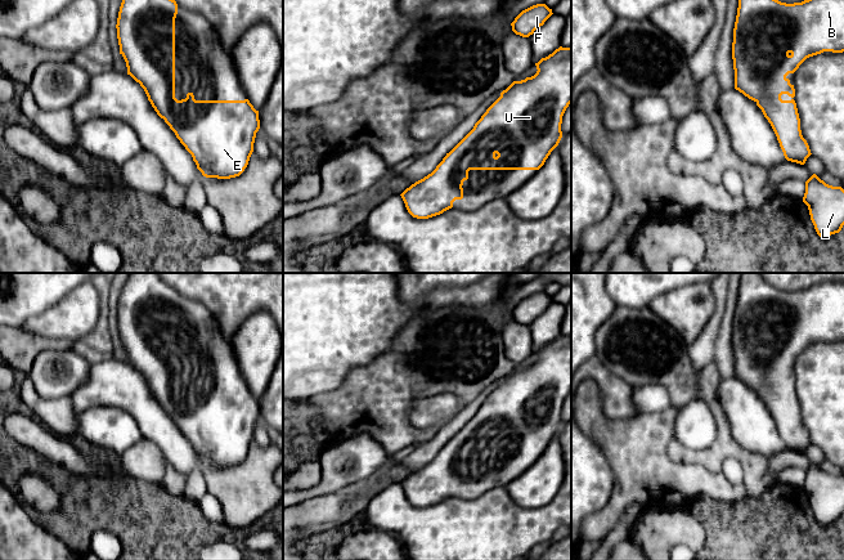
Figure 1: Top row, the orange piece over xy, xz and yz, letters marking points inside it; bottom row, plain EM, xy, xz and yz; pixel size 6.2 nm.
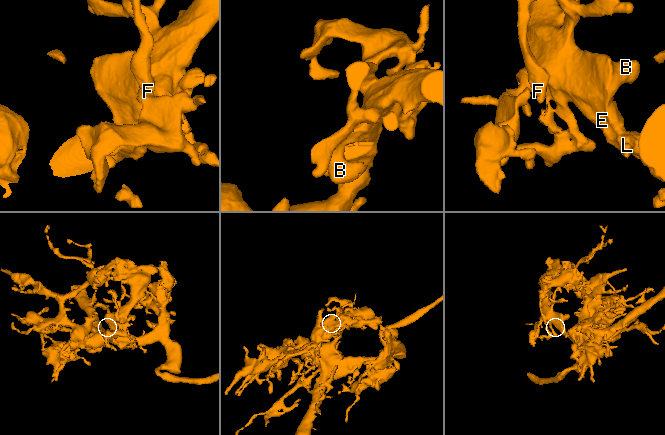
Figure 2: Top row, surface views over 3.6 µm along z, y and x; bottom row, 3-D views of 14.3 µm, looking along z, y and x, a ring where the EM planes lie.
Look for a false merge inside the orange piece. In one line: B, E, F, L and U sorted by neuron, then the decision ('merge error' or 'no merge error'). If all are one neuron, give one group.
B E F L U | no merge error

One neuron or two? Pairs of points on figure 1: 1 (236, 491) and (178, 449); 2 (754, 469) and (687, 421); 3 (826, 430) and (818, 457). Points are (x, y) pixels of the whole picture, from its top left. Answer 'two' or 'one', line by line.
1: two
2: two
3: two

